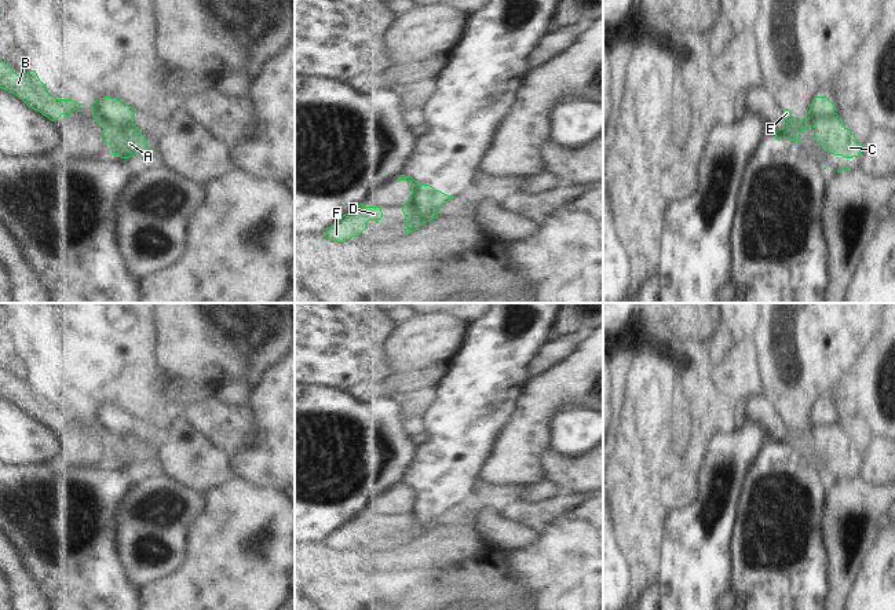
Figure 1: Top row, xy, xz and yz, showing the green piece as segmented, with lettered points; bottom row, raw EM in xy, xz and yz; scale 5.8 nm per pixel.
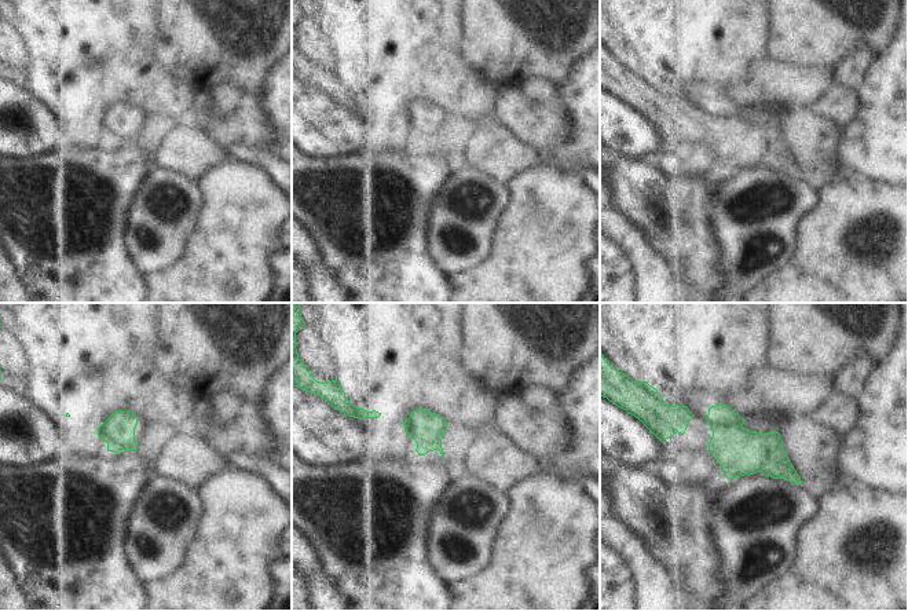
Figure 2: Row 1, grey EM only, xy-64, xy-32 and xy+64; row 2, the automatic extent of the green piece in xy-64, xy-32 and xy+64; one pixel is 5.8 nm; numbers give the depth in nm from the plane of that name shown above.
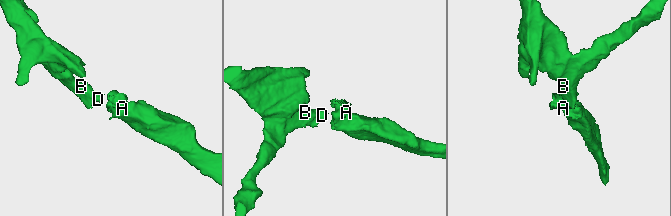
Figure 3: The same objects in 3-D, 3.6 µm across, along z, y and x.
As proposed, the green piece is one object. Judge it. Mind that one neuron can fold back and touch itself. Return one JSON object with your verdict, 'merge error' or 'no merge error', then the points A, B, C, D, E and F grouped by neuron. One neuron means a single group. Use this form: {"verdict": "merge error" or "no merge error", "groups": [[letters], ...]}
{"verdict": "merge error", "groups": [["A", "B", "C", "D", "F"], ["E"]]}

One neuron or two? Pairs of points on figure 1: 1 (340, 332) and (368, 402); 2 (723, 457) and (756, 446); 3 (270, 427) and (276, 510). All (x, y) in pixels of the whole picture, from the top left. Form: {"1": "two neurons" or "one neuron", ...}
{"1": "two neurons", "2": "one neuron", "3": "two neurons"}

